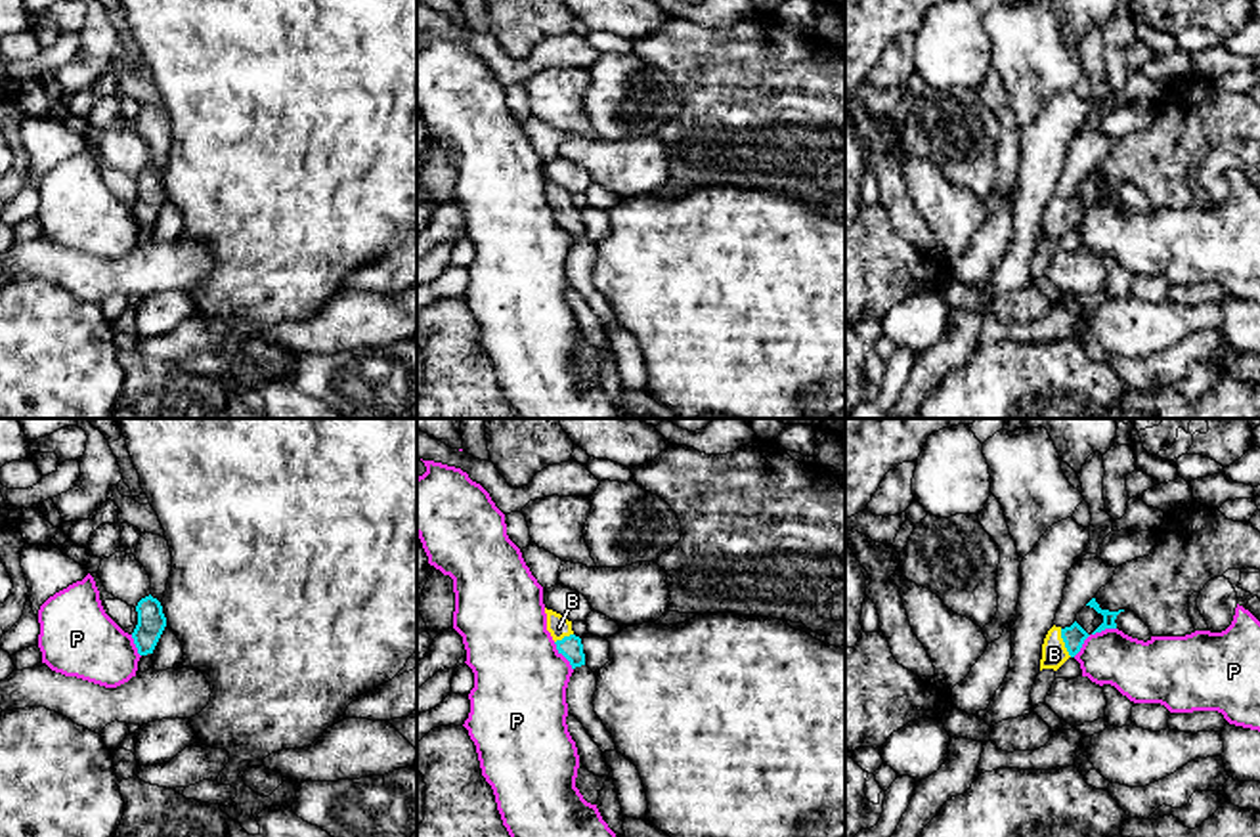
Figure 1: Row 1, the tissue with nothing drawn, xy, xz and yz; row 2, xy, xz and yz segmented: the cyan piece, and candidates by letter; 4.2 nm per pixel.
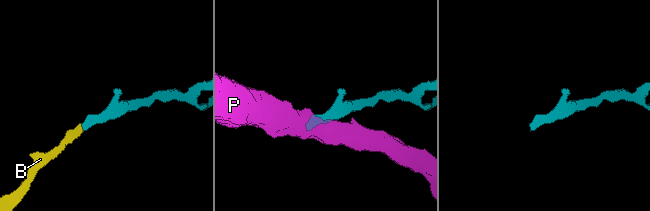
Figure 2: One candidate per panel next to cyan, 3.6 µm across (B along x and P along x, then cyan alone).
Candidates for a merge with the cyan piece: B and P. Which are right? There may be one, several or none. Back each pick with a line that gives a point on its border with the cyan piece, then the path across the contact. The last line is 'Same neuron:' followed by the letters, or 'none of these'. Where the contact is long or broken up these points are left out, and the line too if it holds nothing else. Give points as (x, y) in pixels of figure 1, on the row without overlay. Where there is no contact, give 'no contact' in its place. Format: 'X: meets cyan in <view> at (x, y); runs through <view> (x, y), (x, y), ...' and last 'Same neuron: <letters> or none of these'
B: meets cyan in yz at (1064, 213); runs through yz (1073, 209), (1064, 213), (1054, 226)
Same neuron: B

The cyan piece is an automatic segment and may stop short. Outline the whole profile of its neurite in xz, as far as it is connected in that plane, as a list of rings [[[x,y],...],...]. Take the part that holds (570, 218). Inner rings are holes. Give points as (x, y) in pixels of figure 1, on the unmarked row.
[[[547,182],[547,203],[551,204],[558,225],[562,225],[572,241],[585,237],[585,225],[581,210],[574,206],[572,193],[568,193],[564,187]]]

